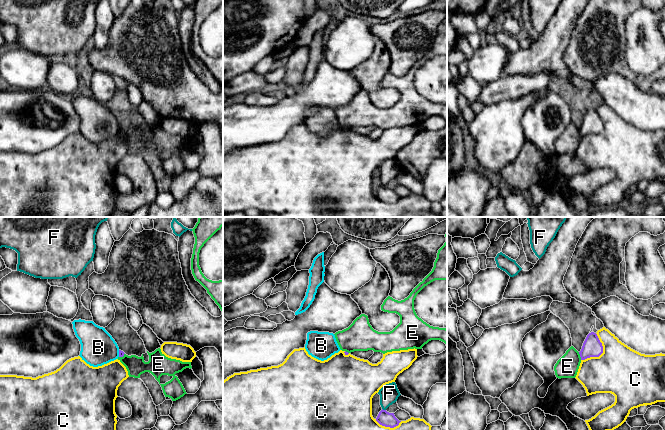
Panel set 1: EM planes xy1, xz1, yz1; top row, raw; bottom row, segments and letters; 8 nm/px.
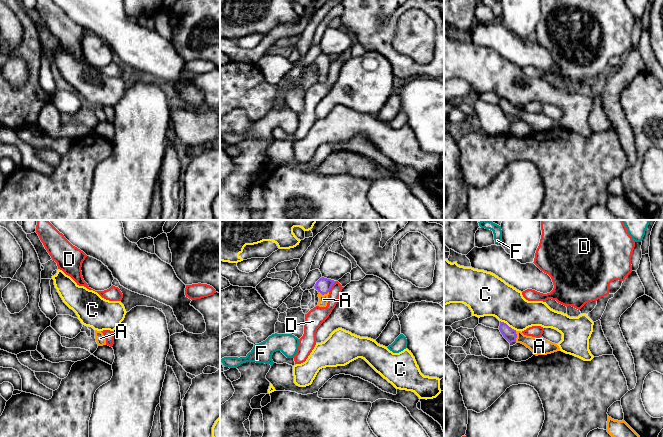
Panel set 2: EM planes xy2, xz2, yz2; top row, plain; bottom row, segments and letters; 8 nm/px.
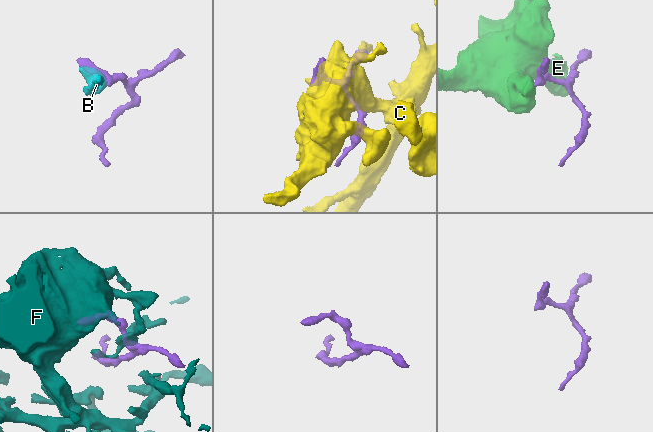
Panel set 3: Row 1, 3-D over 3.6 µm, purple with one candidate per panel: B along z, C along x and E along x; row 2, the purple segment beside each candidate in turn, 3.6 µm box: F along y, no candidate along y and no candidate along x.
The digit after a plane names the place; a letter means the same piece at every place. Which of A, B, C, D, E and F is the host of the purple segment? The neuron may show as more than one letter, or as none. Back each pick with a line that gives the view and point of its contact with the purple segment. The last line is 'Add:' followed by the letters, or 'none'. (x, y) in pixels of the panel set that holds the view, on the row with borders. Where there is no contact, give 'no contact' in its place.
A: xz2 (323, 294)
Add: A

